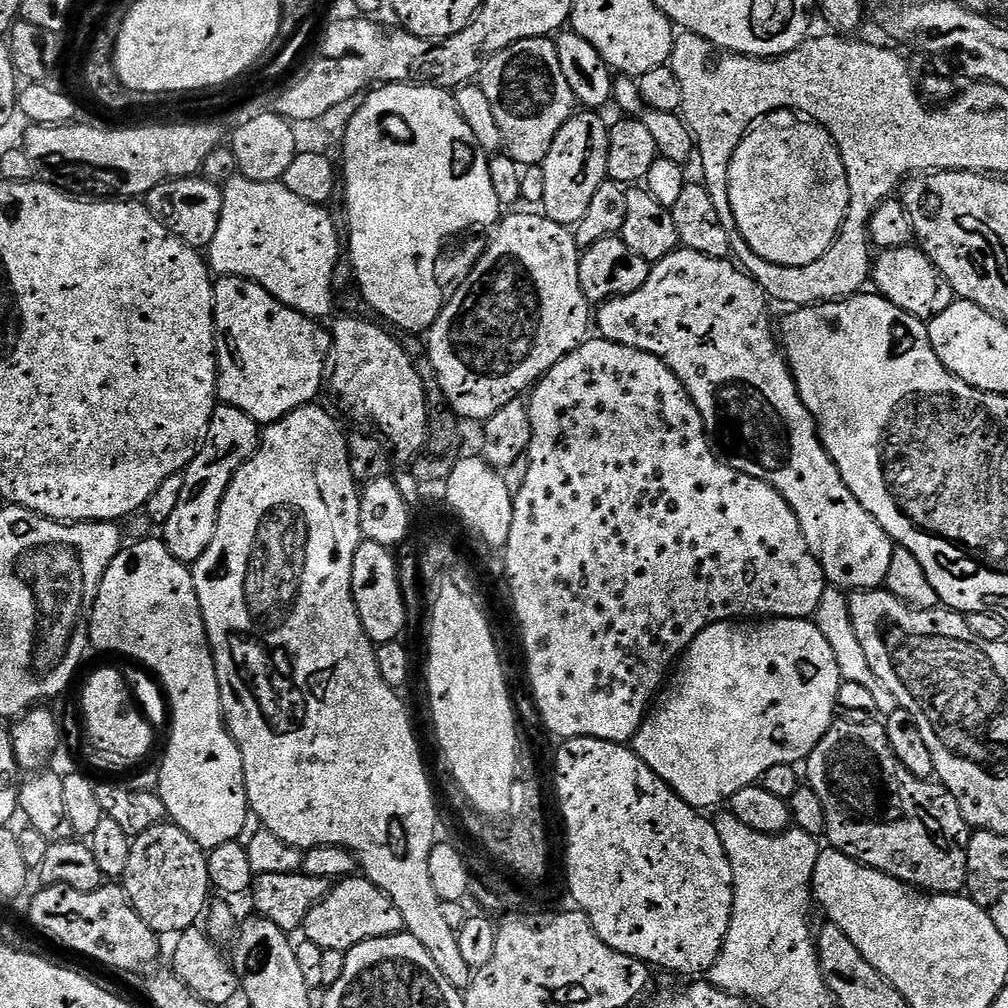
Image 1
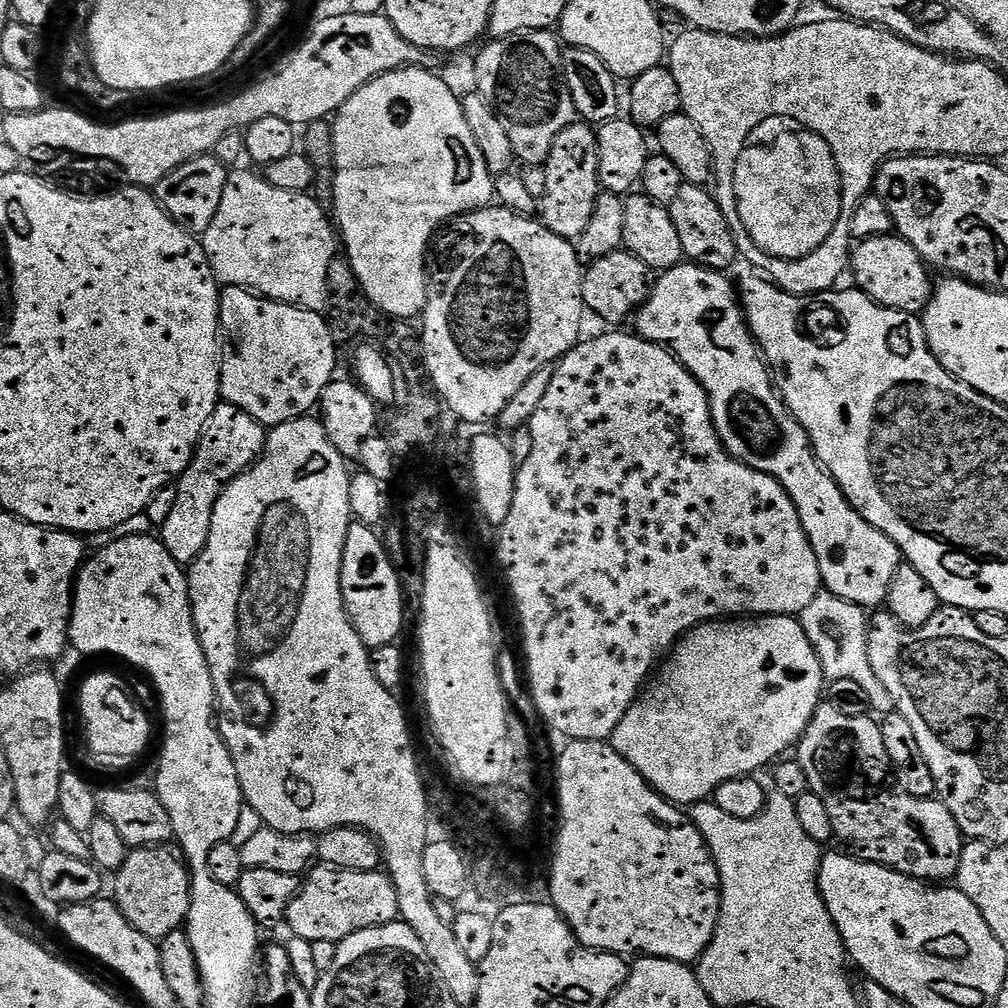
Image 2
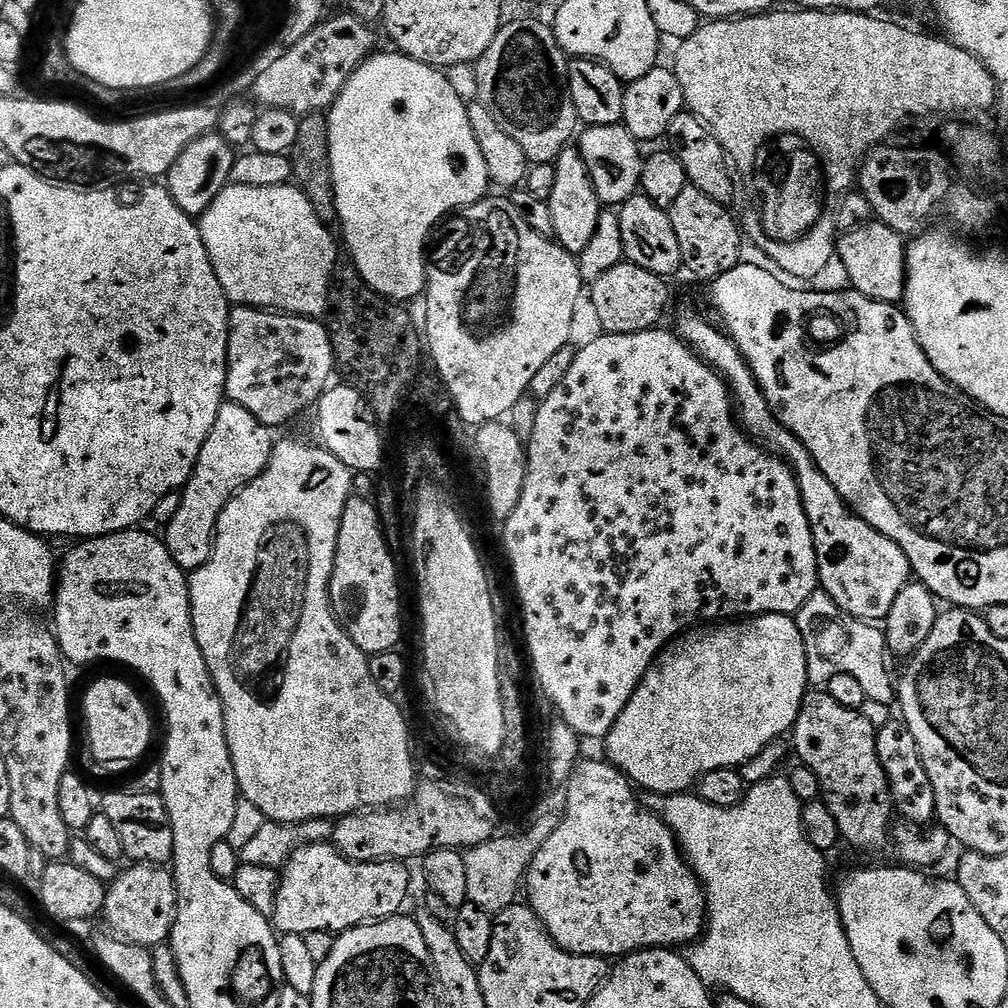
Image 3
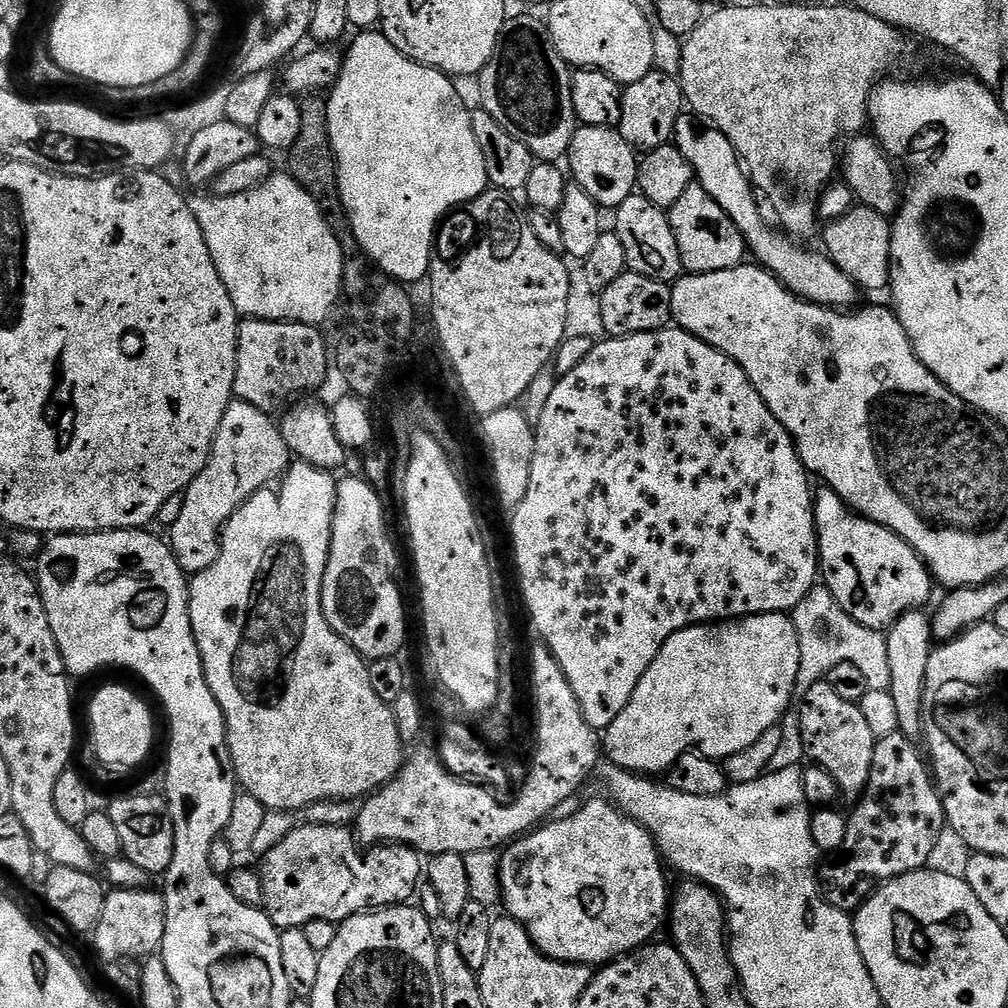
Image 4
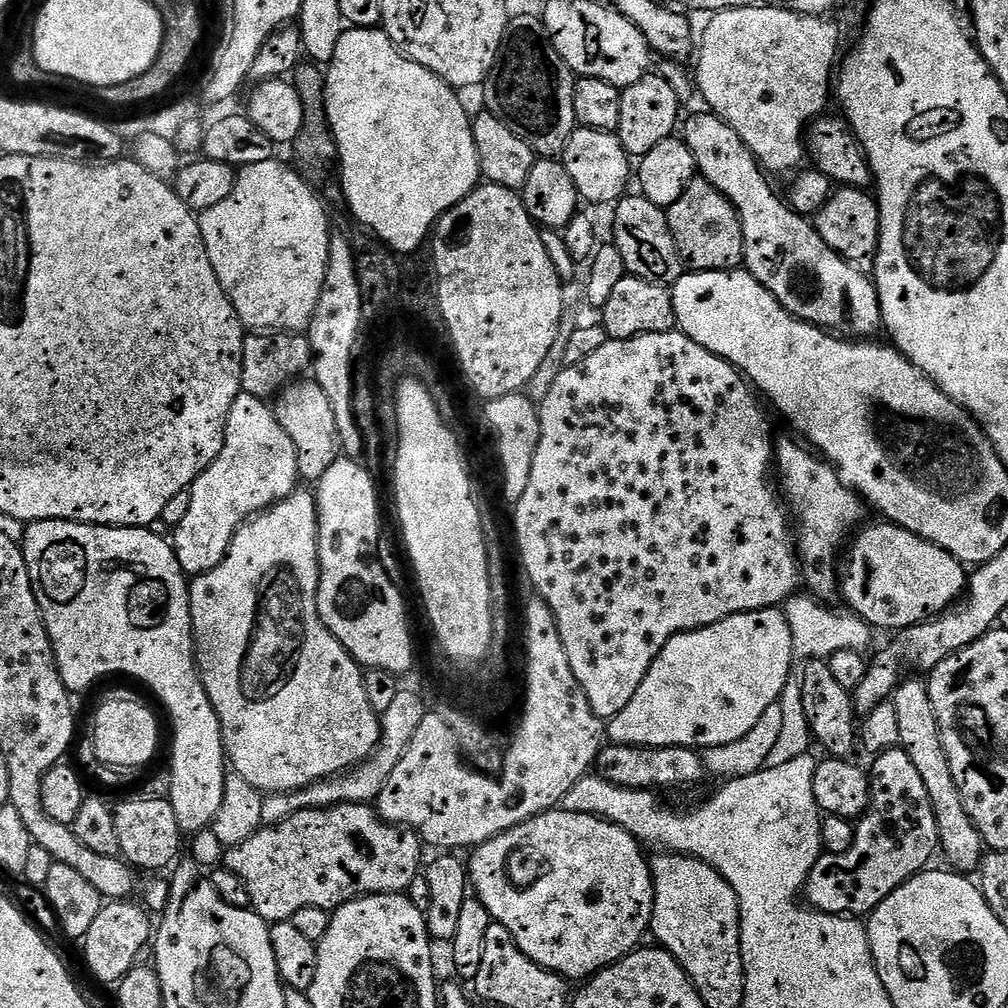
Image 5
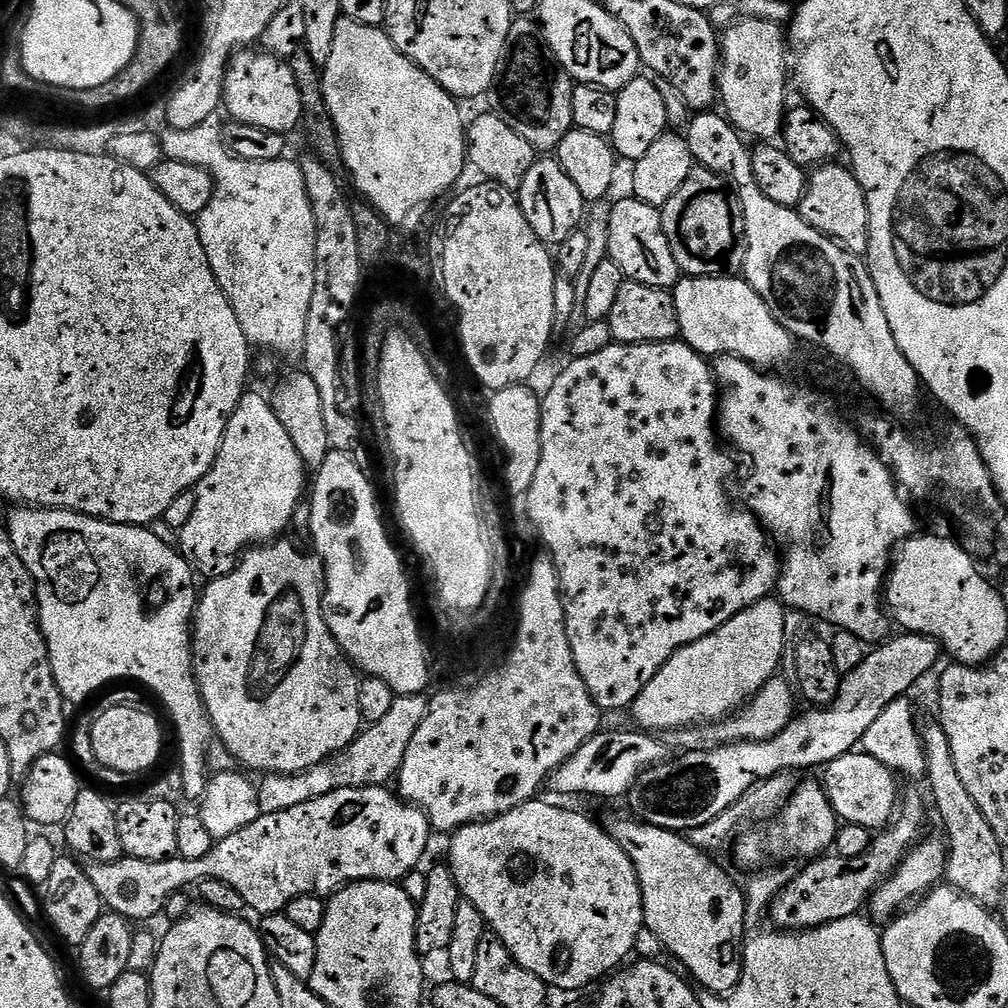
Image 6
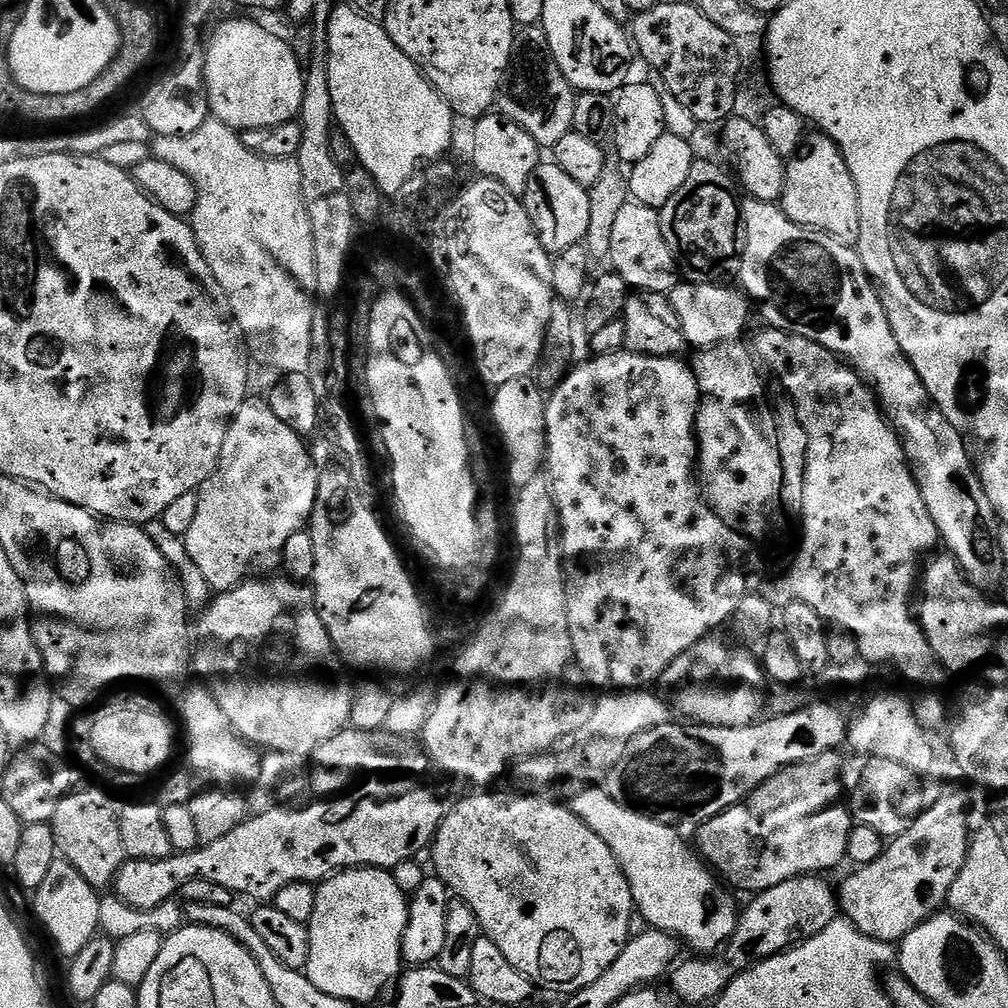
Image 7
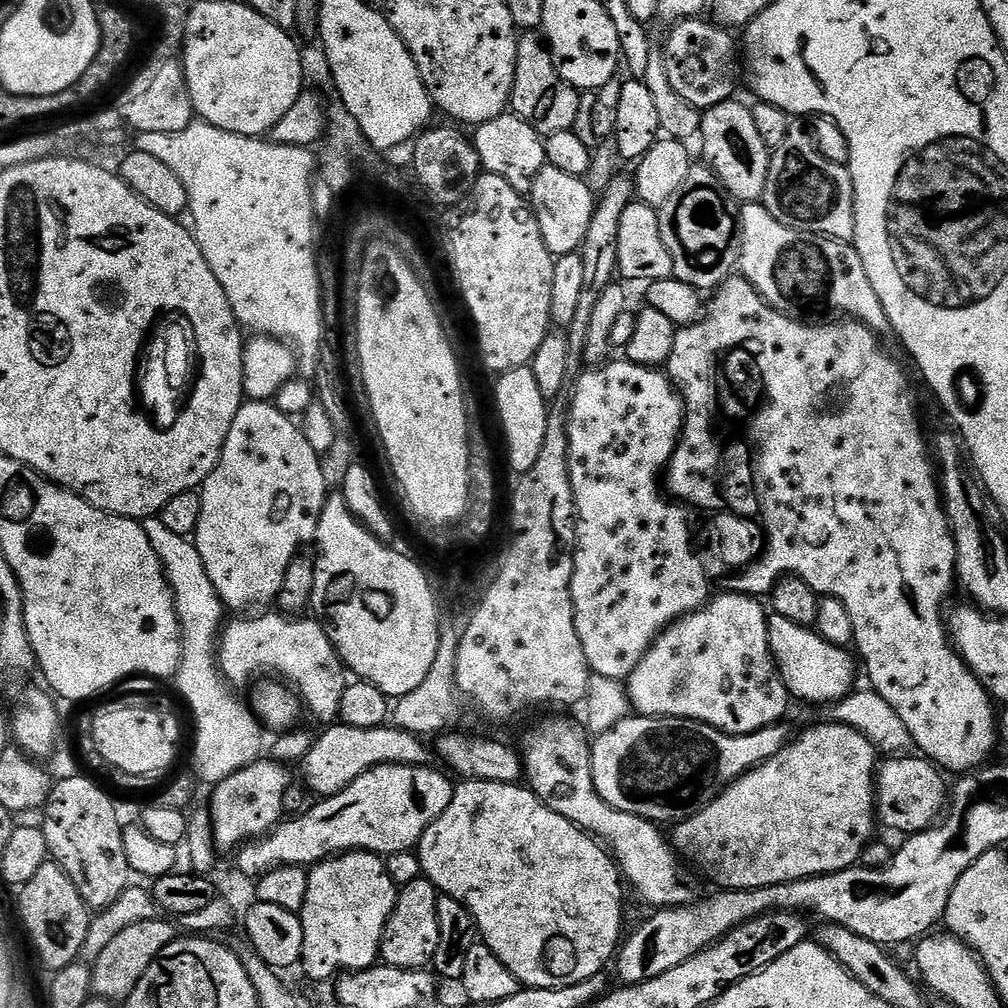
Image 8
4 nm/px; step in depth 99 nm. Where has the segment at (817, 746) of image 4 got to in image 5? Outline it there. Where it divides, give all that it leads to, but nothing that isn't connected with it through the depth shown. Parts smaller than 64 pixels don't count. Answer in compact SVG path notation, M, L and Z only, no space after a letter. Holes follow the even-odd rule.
M810 660L799 669L798 683L801 690L803 709L806 710L806 719L809 722L809 730L815 743L825 748L827 755L832 758L848 758L852 751L858 748L858 736L856 740L856 719L858 713L854 703L854 696L849 689L842 687L834 674L830 674L830 666L827 660Z

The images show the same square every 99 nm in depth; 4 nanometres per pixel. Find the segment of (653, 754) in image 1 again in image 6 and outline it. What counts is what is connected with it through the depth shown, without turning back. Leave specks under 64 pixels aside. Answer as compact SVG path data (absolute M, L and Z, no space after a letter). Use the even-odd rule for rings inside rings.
M779 599L759 600L754 606L730 618L730 622L726 622L716 632L706 634L706 638L698 638L698 642L680 648L668 659L666 666L662 666L662 670L658 670L658 674L654 674L650 682L646 682L646 686L632 704L630 715L640 723L637 725L641 729L665 734L672 728L714 723L715 720L739 712L750 699L758 695L769 679L781 671L780 659L783 658L784 647L786 647L785 615L785 605Z

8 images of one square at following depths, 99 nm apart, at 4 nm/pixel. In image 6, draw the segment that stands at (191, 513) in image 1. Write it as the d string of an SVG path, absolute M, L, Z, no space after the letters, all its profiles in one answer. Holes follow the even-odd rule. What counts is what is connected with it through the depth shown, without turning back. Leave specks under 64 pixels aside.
M252 390L245 391L226 426L226 434L222 438L222 446L218 450L214 466L200 479L200 483L194 489L194 514L190 514L190 522L186 522L186 526L178 532L180 555L201 577L224 576L232 569L234 561L241 553L253 546L263 546L277 539L283 533L280 531L291 525L294 508L306 496L304 473L305 464L272 409L269 397L259 396Z

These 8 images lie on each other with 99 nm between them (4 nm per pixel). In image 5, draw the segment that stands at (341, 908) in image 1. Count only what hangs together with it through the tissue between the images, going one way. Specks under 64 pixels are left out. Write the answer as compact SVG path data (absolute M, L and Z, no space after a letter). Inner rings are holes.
M339 804L333 808L289 812L285 820L260 827L248 841L229 847L222 861L223 867L234 870L234 874L246 882L251 911L266 921L291 920L305 906L335 910L359 896L377 896L387 892L404 894L410 882L421 875L420 837L399 824L388 824L372 804Z

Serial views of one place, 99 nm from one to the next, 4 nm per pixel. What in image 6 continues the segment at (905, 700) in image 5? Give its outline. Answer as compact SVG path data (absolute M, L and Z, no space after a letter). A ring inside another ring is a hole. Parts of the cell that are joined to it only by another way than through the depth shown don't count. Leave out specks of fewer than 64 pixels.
M932 722L926 726L923 725L919 729L920 740L924 748L924 758L925 758L925 772L924 776L926 781L928 780L928 788L932 791L932 800L930 796L930 804L936 807L936 812L938 815L944 819L944 832L948 835L948 840L946 839L946 851L948 853L948 860L944 864L944 874L947 883L958 889L962 895L970 897L971 900L977 900L978 903L985 906L996 906L999 905L1000 895L1006 891L1006 884L1004 884L1004 856L1006 856L1006 850L998 842L998 838L994 834L994 830L990 830L990 822L986 822L986 818L982 818L982 810L978 810L978 806L974 806L974 798L970 798L970 793L966 790L966 785L962 783L962 778L958 778L958 769L954 767L954 754L950 754L950 742L946 738L946 734L942 730L942 726L938 722Z

